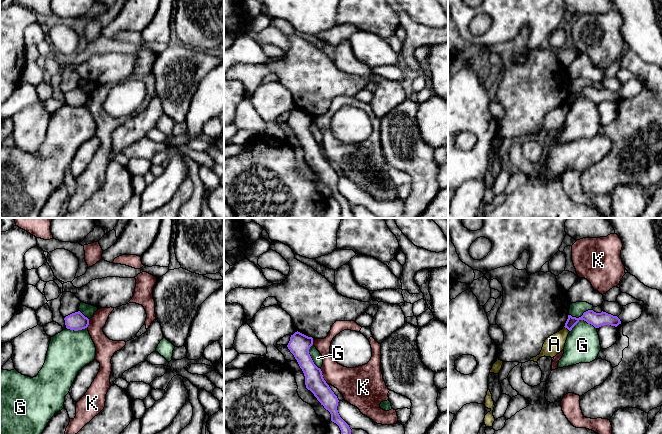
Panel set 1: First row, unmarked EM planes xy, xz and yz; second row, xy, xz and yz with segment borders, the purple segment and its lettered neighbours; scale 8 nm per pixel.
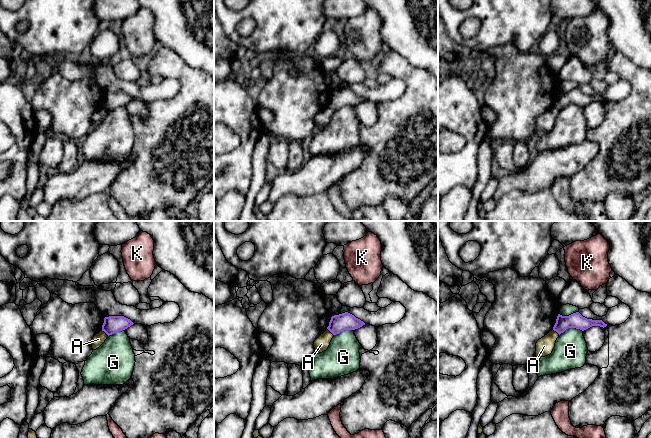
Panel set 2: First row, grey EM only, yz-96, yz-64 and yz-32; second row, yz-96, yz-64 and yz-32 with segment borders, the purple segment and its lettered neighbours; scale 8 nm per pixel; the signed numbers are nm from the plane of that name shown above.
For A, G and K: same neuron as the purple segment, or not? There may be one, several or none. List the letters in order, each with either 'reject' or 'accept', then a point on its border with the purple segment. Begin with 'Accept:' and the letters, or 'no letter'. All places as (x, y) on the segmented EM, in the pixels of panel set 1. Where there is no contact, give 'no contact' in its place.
Accept: A
A: accept | yz (567, 328)
G: reject | yz (583, 319)
K: reject | xz (322, 377)

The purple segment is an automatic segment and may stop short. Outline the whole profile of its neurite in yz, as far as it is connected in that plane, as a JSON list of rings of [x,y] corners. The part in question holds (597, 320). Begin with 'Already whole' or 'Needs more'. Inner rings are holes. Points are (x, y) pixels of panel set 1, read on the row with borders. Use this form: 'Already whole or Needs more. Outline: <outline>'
Needs more. Outline: [[[588,310],[584,312],[583,315],[579,318],[568,315],[568,319],[563,329],[549,336],[545,340],[540,354],[531,358],[529,361],[537,362],[541,357],[545,356],[553,358],[559,354],[565,347],[569,332],[580,320],[586,321],[588,324],[593,325],[595,328],[599,328],[604,325],[617,327],[619,324],[621,324],[621,321],[617,316],[613,316],[603,311],[601,313],[596,313],[593,310]]]

